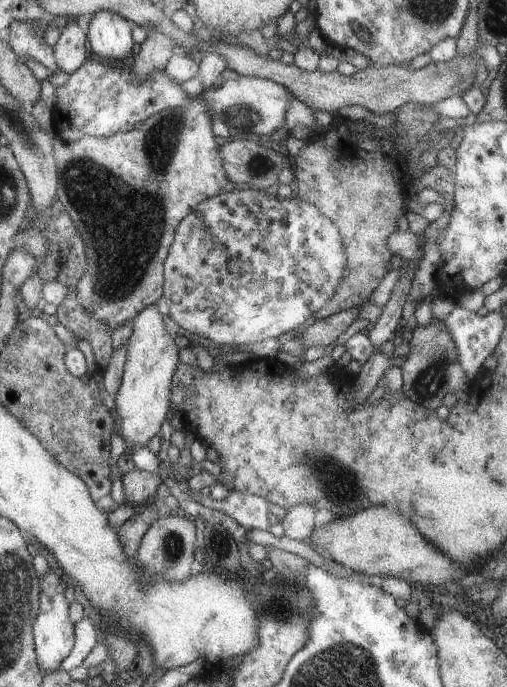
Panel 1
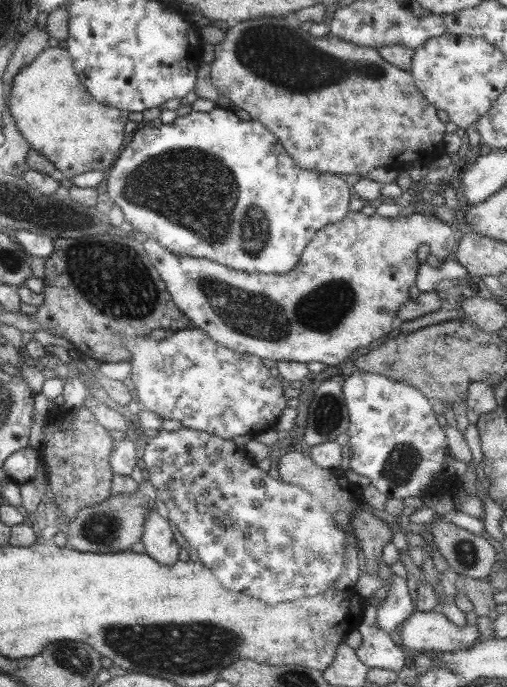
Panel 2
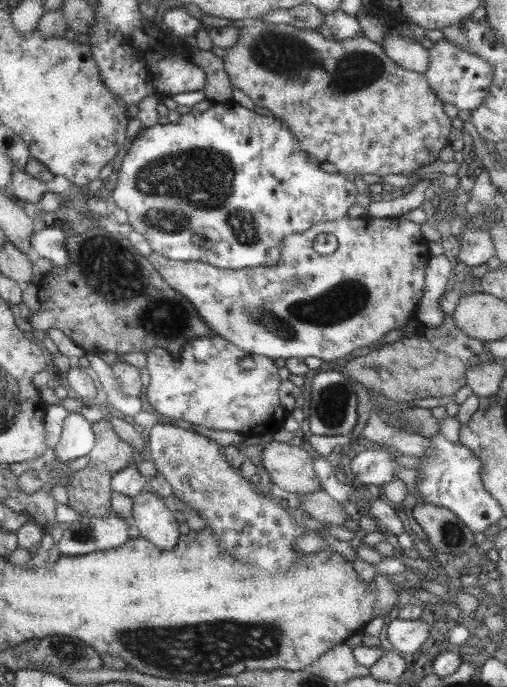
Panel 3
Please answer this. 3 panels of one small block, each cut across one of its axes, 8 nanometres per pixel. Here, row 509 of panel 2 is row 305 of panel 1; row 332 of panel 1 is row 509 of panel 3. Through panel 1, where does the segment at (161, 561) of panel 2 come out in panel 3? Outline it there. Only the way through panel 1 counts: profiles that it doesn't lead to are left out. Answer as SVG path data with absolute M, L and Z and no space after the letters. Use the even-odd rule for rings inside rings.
M148 488L142 490L132 498L131 513L134 526L136 526L140 537L161 551L173 550L179 540L178 523L173 517L174 512L169 512L163 504L162 497Z

